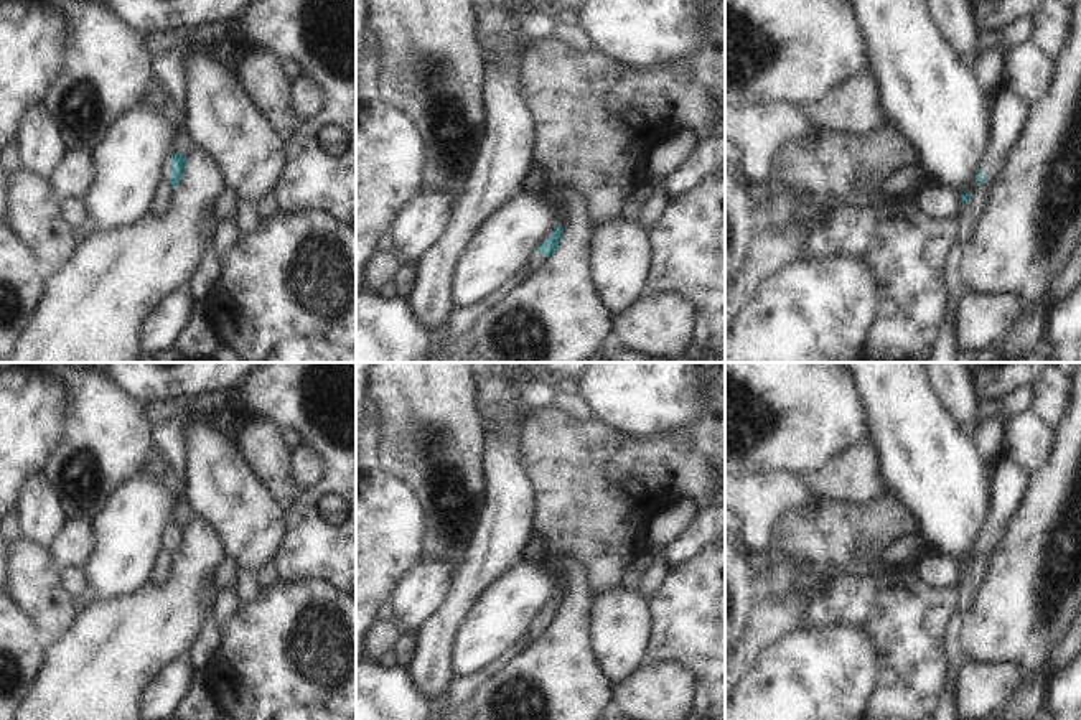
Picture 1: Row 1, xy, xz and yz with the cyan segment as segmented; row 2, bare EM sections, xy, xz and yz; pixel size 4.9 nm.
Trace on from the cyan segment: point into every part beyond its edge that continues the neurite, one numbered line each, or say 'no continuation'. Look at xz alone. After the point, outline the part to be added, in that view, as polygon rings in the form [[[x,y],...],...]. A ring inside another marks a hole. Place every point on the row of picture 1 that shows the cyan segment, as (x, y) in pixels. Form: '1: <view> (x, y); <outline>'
1: xz (538, 262); [[[536,252],[531,264],[526,267],[527,269],[527,278],[532,277],[536,272],[539,272],[545,265],[547,260],[549,259],[544,254]]]

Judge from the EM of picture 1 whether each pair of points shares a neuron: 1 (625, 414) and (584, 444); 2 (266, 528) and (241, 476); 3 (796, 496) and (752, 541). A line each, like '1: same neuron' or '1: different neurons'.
1: different neurons
2: same neuron
3: same neuron

